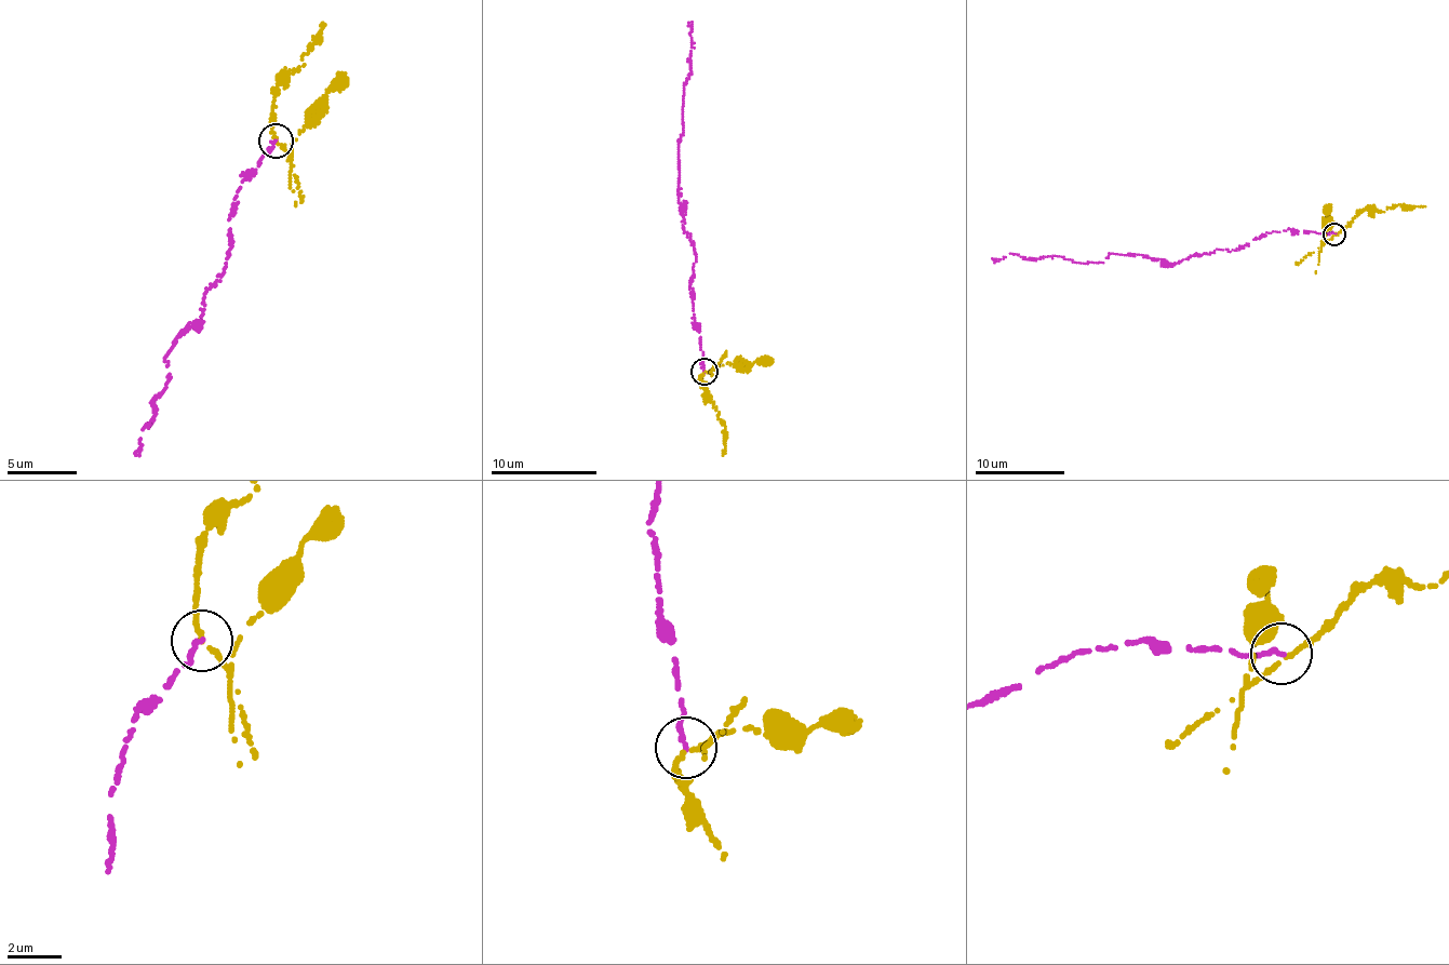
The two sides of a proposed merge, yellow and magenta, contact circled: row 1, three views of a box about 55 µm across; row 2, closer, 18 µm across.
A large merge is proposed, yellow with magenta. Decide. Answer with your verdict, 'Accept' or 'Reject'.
Reject

